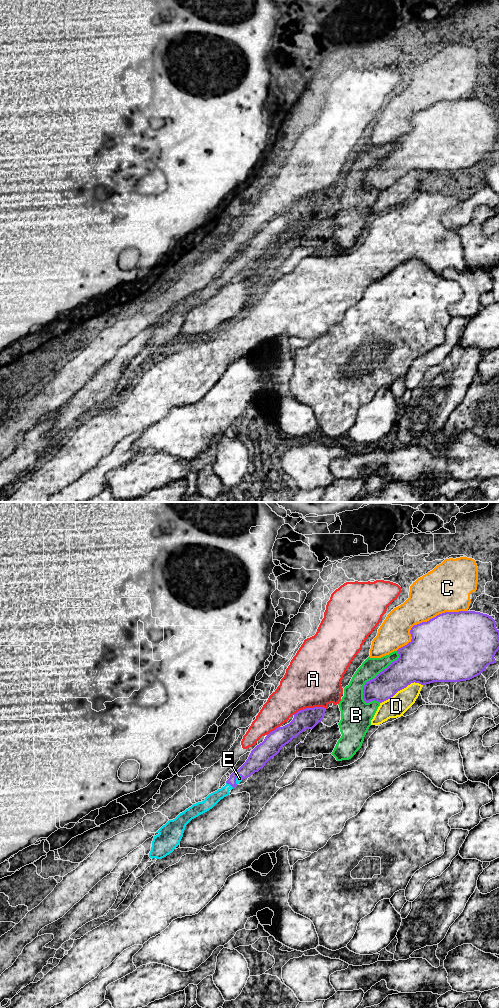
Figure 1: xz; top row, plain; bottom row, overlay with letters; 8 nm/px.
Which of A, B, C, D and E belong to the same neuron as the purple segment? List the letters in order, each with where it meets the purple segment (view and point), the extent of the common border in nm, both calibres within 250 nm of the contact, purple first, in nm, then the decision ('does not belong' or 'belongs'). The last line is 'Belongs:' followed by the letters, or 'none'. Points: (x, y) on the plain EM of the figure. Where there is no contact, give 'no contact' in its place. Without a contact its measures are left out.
A: contact xz (309, 196); length 280 nm; calibres 170 and 440 nm; does not belong
B: contact xz (375, 165); length 500 nm; calibres 220 and 160 nm; does not belong
C: contact xz (425, 110); length 650 nm; calibres 500 and 340 nm; does not belong
D: contact xz (401, 177); length 380 nm; calibres 320 and 170 nm; does not belong
E: contact xz (230, 272); length 80 nm; calibres 130 and 100 nm; belongs
Belongs: E

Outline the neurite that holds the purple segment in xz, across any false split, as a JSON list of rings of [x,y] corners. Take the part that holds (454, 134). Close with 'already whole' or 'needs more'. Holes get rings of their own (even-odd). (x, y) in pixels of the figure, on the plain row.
[[[475,99],[445,100],[427,110],[414,113],[410,122],[411,129],[397,138],[399,146],[374,167],[365,171],[363,187],[366,191],[374,188],[382,191],[414,170],[426,173],[433,170],[470,168],[485,159],[488,153],[496,151],[494,144],[499,138],[499,118],[496,116],[495,108],[487,102]]]; already whole

